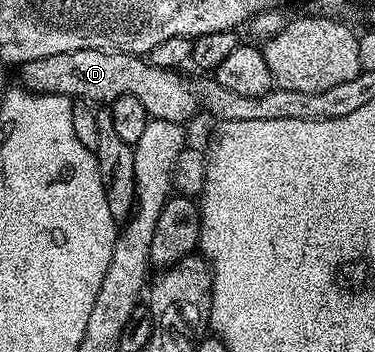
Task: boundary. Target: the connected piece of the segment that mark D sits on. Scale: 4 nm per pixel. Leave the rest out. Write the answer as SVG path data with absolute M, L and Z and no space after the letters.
M85 49L84 51L64 51L64 55L48 55L48 59L36 59L35 61L29 61L20 66L20 73L22 73L21 84L25 88L29 89L31 94L34 95L51 95L56 94L61 97L68 97L71 99L77 99L82 103L95 103L94 101L102 101L98 103L109 103L120 99L120 95L136 95L136 99L140 99L140 103L144 103L144 111L148 111L151 118L155 121L177 121L179 123L186 123L186 120L193 115L194 112L199 112L200 102L198 99L198 94L196 92L195 86L193 84L189 85L181 76L181 72L172 69L161 69L156 67L150 62L145 56L136 53L114 53L112 51L96 51L95 49Z

